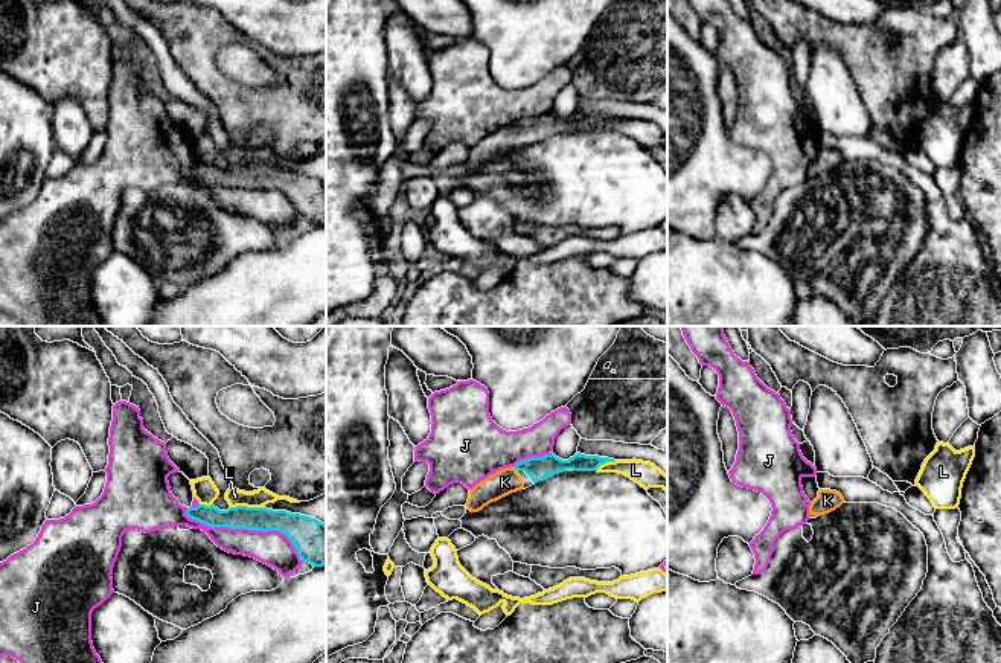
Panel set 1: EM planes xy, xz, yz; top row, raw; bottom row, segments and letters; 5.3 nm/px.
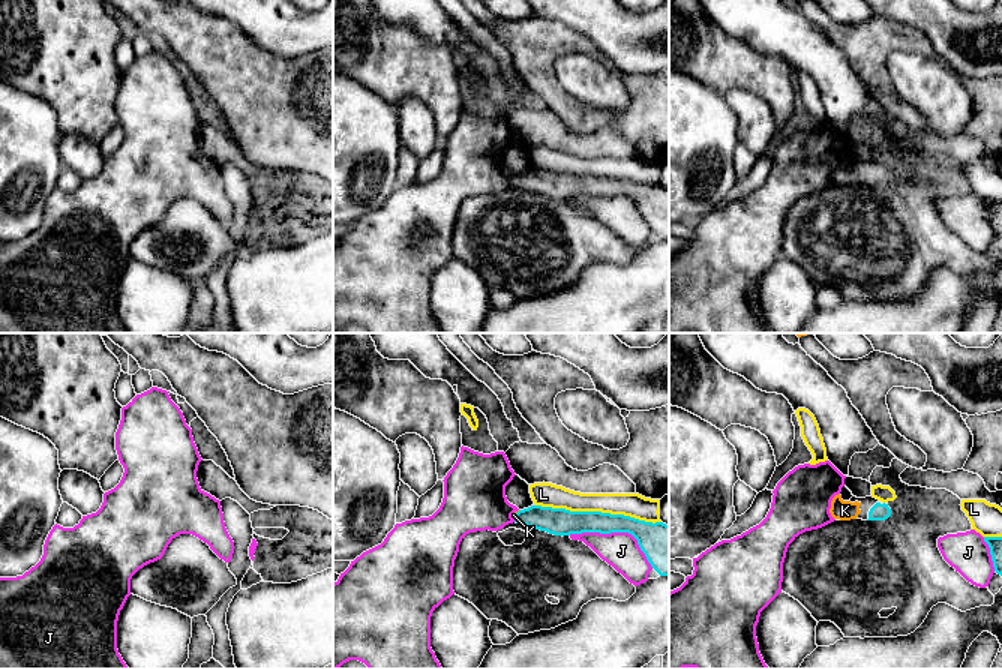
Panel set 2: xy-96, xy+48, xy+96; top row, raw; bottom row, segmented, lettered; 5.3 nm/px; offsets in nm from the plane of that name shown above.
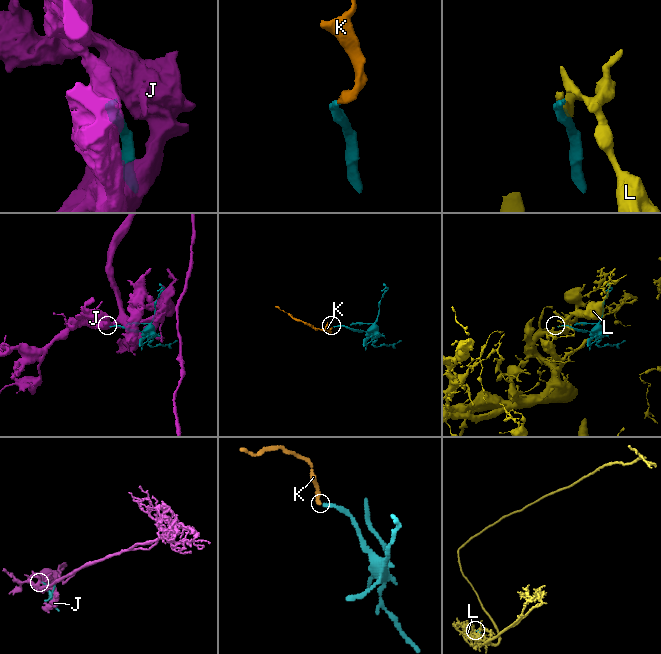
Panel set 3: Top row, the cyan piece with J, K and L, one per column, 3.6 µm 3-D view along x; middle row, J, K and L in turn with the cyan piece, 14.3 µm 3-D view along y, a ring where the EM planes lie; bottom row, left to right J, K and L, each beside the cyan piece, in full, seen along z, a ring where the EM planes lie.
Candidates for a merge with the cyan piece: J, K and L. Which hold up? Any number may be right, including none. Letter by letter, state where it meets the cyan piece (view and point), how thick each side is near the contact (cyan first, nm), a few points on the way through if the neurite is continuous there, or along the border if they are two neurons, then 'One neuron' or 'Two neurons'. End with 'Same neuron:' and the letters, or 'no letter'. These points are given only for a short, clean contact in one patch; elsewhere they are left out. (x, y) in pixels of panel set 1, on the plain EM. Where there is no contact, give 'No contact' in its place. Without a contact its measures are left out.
J: Touches cyan at xy (246, 186). Thickness 130 nm (cyan) against 190 nm. Two neurons
K: Touches cyan at xz (515, 127). Thickness 130 nm (cyan) against 140 nm. Path across: xz (538, 127), (515, 127), (505, 140). One neuron
L: Touches cyan at xy (246, 165). Thickness 130 nm (cyan) against 90 nm. Two neurons
Same neuron: K

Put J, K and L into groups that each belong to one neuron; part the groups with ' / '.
J / K / L

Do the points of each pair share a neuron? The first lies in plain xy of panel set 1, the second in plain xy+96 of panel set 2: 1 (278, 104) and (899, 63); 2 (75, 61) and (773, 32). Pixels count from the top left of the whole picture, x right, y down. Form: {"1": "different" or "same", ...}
{"1": "different", "2": "different"}

